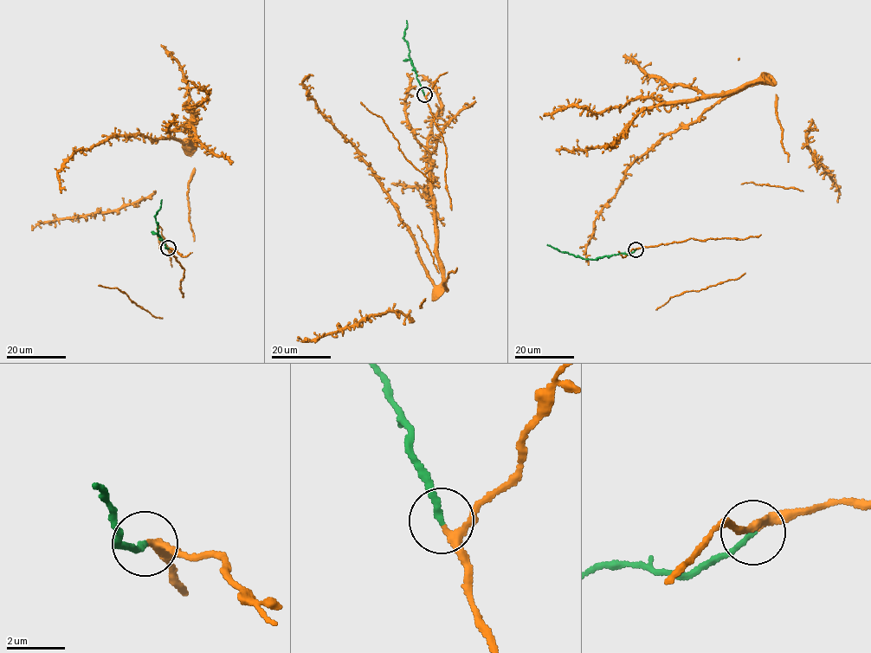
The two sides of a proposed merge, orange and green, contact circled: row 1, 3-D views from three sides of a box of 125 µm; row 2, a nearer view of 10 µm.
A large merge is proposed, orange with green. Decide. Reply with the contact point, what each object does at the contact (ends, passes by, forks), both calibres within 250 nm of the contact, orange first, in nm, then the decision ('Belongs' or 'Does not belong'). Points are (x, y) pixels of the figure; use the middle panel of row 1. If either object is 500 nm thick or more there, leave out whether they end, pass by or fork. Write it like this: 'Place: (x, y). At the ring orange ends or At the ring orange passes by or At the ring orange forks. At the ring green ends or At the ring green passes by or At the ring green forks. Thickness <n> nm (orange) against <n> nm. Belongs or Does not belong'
Place: (424, 94). At the ring orange passes by. At the ring green ends. Thickness 220 nm (orange) against 200 nm. Belongs

